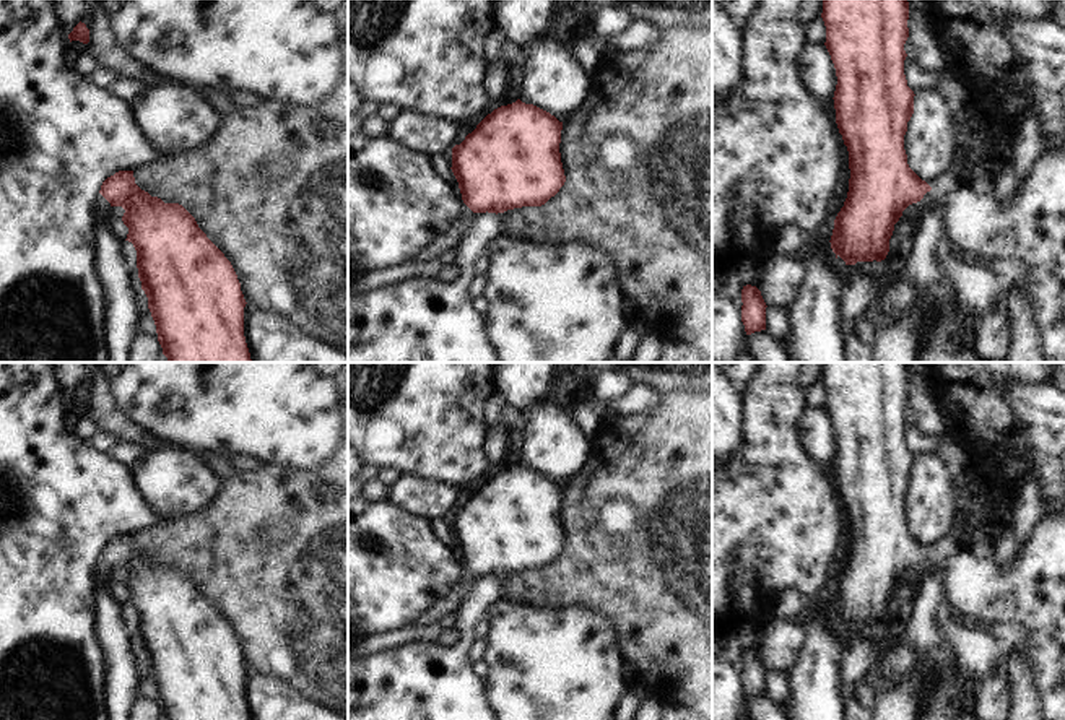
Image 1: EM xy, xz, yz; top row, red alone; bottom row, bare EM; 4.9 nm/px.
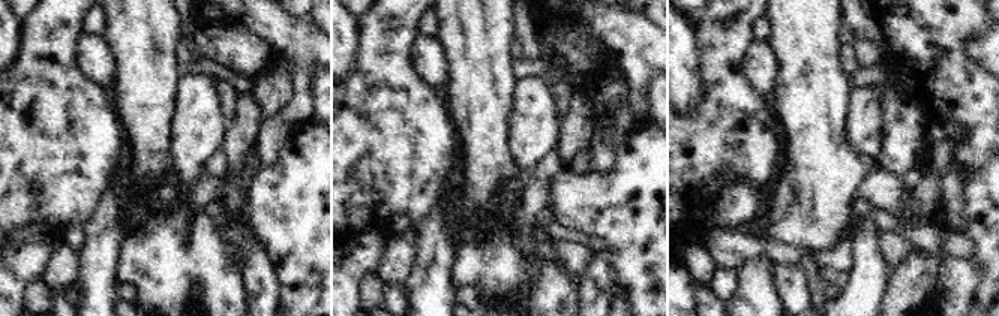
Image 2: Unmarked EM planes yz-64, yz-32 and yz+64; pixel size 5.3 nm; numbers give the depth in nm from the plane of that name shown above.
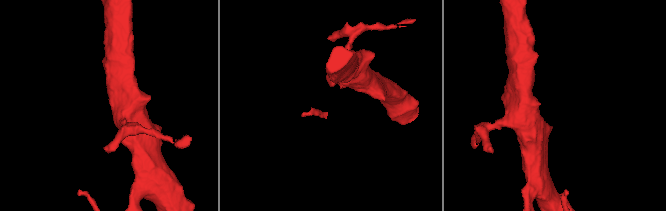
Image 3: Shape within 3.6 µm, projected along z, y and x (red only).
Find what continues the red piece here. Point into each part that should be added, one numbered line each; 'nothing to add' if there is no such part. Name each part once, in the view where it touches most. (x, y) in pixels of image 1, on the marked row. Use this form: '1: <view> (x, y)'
1: yz (943, 184)

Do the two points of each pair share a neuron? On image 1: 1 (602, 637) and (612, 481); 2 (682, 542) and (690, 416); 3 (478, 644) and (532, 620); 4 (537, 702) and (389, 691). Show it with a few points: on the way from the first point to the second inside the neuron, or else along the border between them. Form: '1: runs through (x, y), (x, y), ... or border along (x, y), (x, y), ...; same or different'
1: border along (566, 605), (602, 611), (612, 621), (621, 649); different
2: runs through (690, 511), (690, 447); same
3: border along (482, 631), (485, 641), (483, 657); different
4: border along (482, 680), (488, 702); different

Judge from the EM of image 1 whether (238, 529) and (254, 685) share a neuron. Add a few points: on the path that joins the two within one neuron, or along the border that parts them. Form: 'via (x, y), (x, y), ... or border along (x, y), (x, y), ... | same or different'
border along (247, 667), (270, 675) | different

